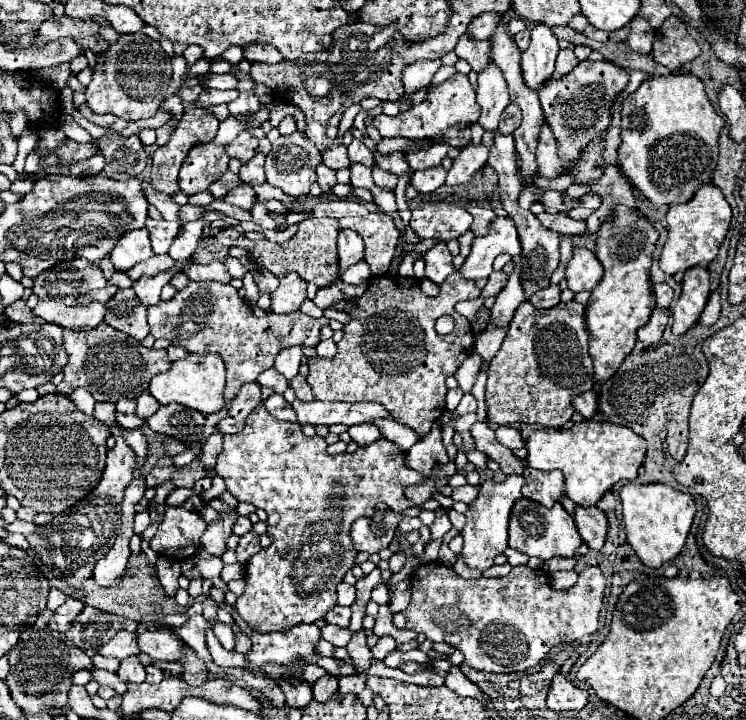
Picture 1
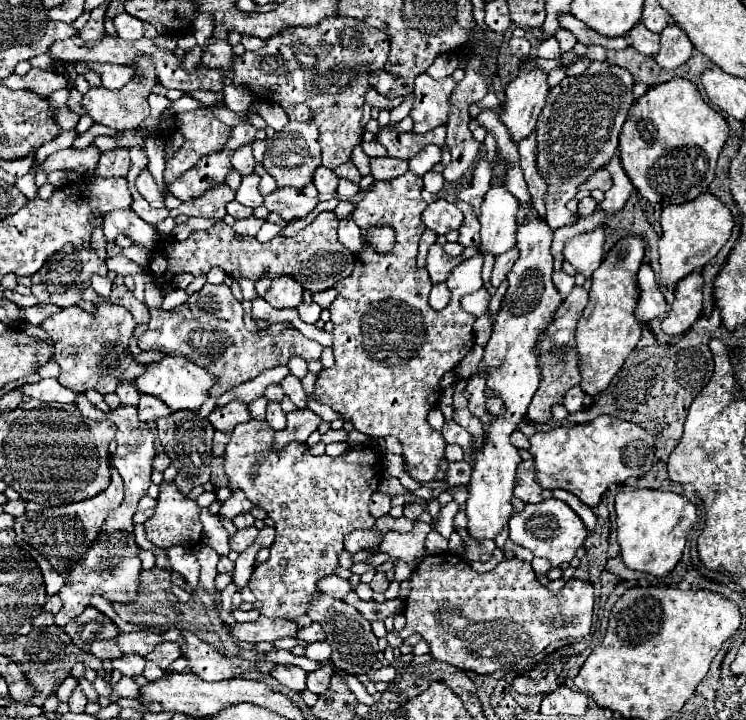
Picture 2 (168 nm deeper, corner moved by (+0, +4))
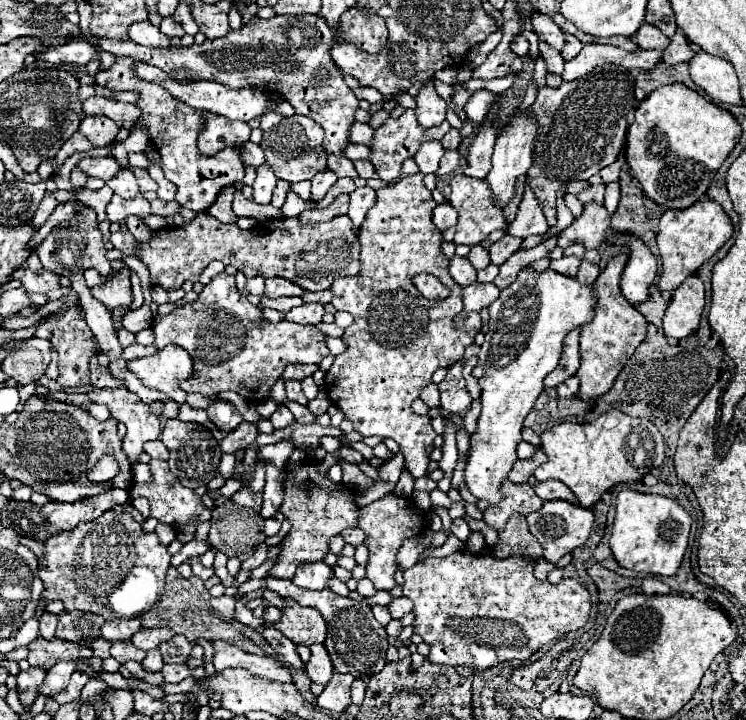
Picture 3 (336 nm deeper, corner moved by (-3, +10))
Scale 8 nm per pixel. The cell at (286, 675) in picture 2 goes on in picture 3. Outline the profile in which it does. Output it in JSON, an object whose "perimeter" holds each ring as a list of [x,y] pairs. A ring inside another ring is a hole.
{"perimeter":[[[265,628],[265,630],[263,630],[263,636],[265,636],[267,642],[273,646],[273,650],[281,656],[281,660],[285,660],[291,668],[295,668],[295,670],[301,670],[301,668],[303,668],[303,662],[301,662],[299,654],[295,652],[295,644],[293,644],[291,640],[283,638],[283,636],[281,636],[277,630],[273,630],[273,628]]]}

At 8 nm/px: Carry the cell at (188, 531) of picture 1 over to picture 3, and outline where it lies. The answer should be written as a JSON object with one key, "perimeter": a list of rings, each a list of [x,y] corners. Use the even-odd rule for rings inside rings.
{"perimeter":[[[151,460],[149,462],[149,468],[151,468],[151,478],[149,482],[143,482],[143,484],[133,484],[129,494],[131,498],[147,498],[149,504],[151,504],[151,518],[157,518],[159,522],[165,522],[165,524],[171,524],[175,528],[181,528],[183,524],[195,520],[201,510],[203,510],[203,502],[201,502],[201,496],[197,496],[193,490],[185,488],[179,484],[179,480],[175,480],[175,476],[171,474],[169,466],[165,460]]]}

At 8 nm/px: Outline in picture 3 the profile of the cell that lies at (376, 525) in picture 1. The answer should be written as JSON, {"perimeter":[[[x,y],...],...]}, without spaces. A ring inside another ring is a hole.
{"perimeter":[[[361,528],[343,530],[343,532],[341,532],[341,536],[345,538],[345,542],[349,542],[349,544],[353,544],[353,546],[359,546],[359,544],[363,544],[363,540],[365,540],[365,532],[363,532]]]}

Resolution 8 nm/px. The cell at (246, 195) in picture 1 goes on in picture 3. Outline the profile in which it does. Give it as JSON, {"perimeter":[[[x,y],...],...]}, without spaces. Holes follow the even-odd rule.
{"perimeter":[[[261,164],[257,168],[257,178],[253,184],[253,200],[259,204],[269,204],[275,186],[277,186],[277,176],[273,168],[269,168],[267,164]]]}

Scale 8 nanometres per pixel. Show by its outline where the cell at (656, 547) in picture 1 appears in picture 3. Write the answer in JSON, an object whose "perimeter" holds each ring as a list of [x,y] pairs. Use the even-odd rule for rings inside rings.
{"perimeter":[[[621,490],[617,496],[617,516],[611,532],[611,552],[621,568],[629,568],[643,574],[673,576],[683,560],[689,542],[691,516],[683,506],[671,498],[657,494],[639,494],[633,490]]]}

